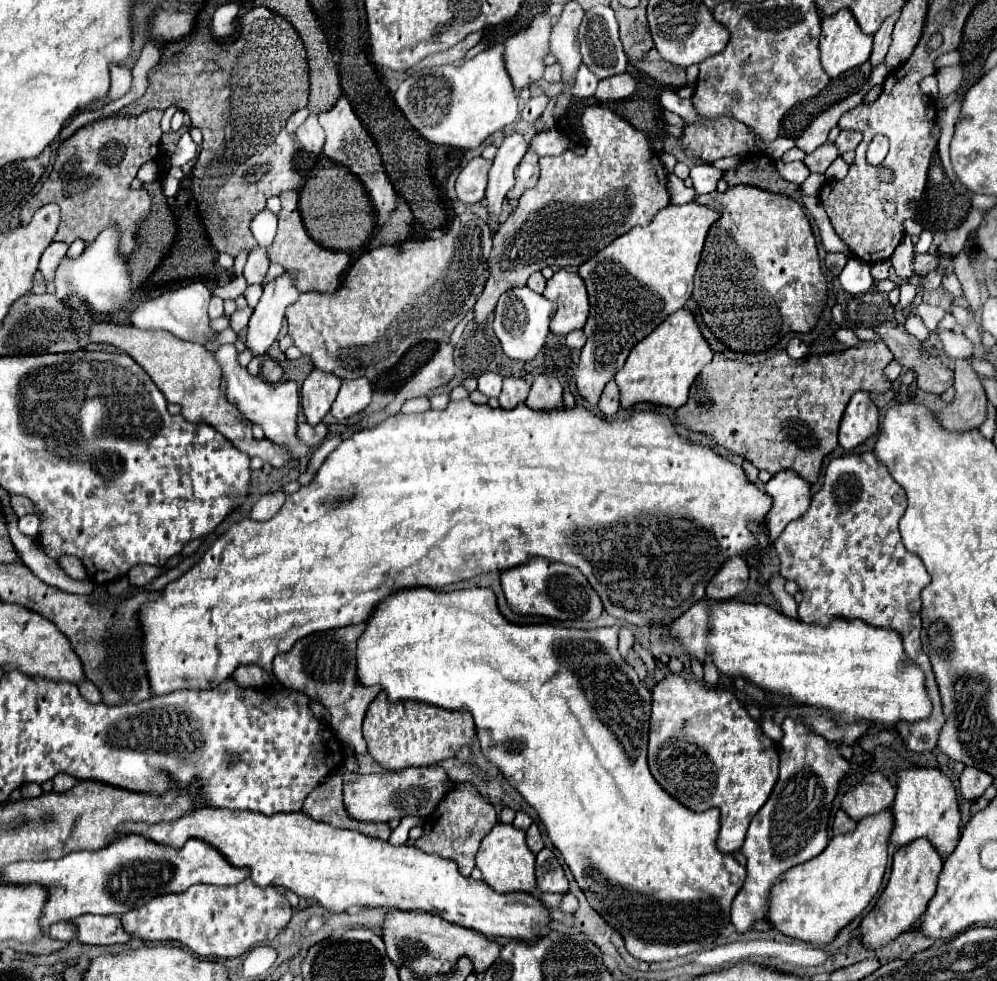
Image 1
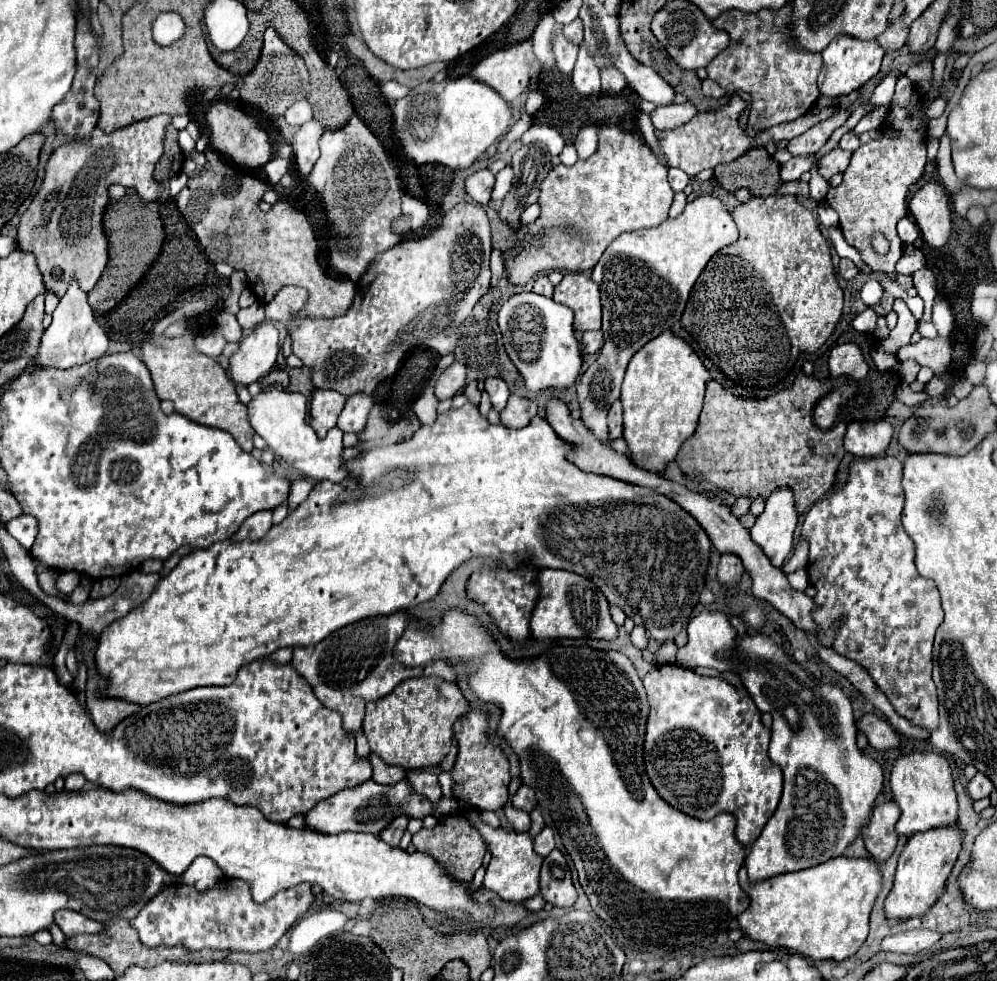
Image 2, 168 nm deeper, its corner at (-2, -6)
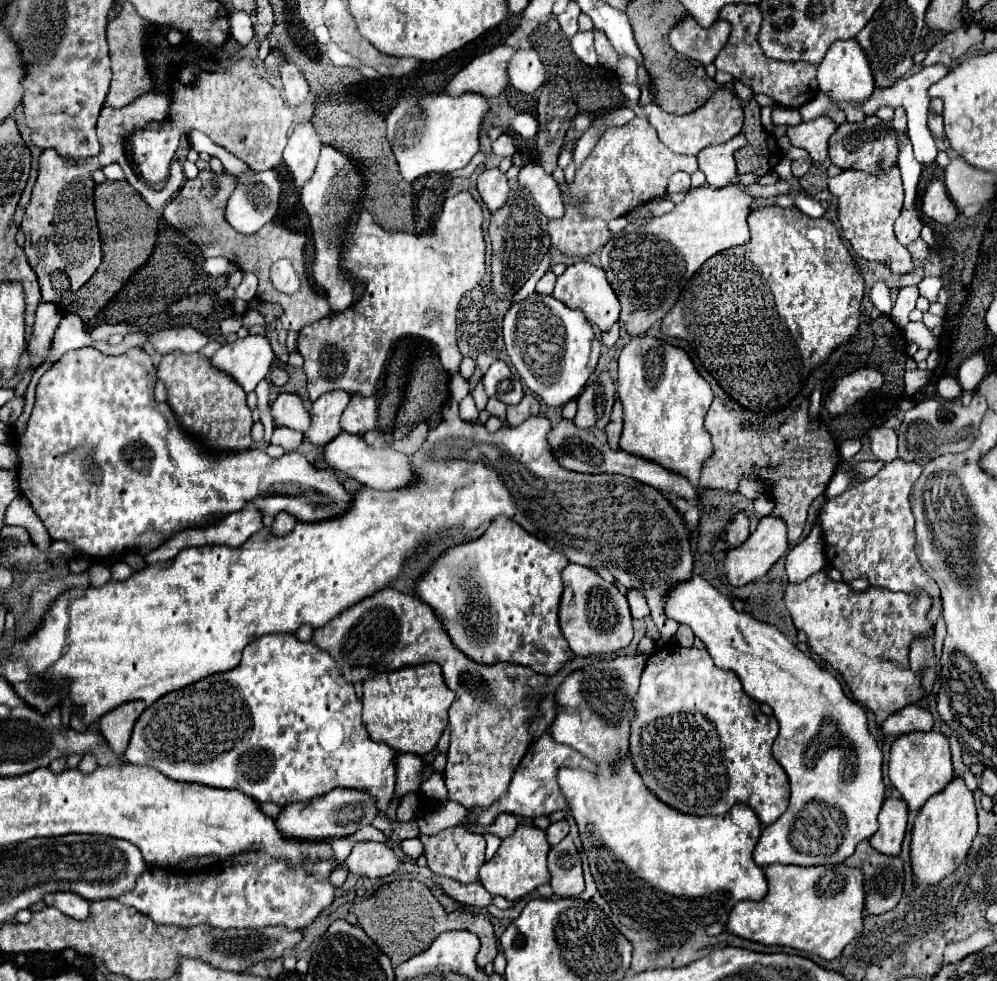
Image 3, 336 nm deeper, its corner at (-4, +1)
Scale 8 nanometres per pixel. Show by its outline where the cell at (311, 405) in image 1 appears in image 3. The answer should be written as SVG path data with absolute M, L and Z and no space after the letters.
M326 392L324 396L320 396L310 410L312 416L312 428L308 430L306 438L314 444L314 446L324 446L326 442L330 442L338 432L340 432L340 416L348 404L350 396L346 392Z

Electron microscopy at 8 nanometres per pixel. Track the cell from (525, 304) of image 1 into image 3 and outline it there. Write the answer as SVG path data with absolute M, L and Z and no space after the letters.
M534 292L508 308L502 330L508 356L530 392L548 406L578 398L600 356L600 340L580 310L568 308L554 296Z

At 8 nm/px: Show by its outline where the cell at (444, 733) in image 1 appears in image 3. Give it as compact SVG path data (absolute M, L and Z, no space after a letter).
M424 664L424 666L412 666L412 668L402 668L390 674L380 674L372 680L366 680L364 684L364 712L362 720L364 726L374 742L384 742L396 752L410 752L424 756L432 752L448 726L448 708L454 702L454 692L444 684L442 670L438 664Z

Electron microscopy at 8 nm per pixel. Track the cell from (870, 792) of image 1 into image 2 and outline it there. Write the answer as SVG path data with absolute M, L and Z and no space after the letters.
M894 801L876 805L874 813L872 813L872 821L862 833L866 849L880 863L886 861L896 849L898 833L894 829L894 825L896 825L898 817L900 817L900 807Z

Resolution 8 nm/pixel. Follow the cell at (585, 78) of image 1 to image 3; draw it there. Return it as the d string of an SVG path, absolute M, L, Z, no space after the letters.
M594 30L578 32L572 38L572 50L584 64L596 66L598 64L598 56L596 56L596 50L594 50Z

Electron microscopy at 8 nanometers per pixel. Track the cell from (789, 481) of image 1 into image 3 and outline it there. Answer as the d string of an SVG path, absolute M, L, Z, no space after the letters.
M766 516L766 518L760 520L754 534L750 534L746 544L728 550L728 554L726 554L726 576L728 576L730 584L744 586L748 582L762 578L770 570L770 566L780 556L784 556L786 552L788 552L788 528L784 524L784 520L774 518L774 516Z

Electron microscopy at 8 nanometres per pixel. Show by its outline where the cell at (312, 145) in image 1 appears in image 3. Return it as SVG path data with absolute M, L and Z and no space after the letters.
M310 122L296 124L288 146L284 148L284 166L294 176L296 186L302 186L314 172L320 156L320 138Z

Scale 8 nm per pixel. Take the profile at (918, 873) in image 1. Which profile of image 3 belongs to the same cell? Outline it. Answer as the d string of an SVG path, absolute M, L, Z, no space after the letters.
M954 778L954 782L944 788L938 796L932 796L924 808L920 810L910 842L910 864L912 864L912 882L916 888L928 888L950 876L968 856L972 840L978 832L976 824L976 808L972 792L964 786L962 780Z

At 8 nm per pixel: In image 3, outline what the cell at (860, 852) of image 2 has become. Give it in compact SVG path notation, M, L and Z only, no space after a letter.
M862 840L856 846L854 856L850 856L844 864L856 866L864 872L868 914L884 914L900 902L904 880L900 858L884 856L876 852L868 840Z

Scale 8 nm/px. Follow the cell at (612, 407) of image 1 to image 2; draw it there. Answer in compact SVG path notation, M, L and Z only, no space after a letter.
M616 401L608 411L608 435L610 435L610 439L622 437L622 405L620 405L620 401Z

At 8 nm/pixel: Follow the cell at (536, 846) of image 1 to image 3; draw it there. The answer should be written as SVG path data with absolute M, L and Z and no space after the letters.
M562 820L562 822L554 822L546 828L546 838L548 838L548 844L550 846L556 846L562 838L566 838L568 834L568 824Z

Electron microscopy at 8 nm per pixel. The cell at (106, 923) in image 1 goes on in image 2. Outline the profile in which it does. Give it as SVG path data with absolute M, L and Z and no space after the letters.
M66 909L56 911L54 921L58 921L62 933L68 937L80 935L80 933L100 933L102 931L102 923L88 919L84 915L78 915L76 911L66 911Z

